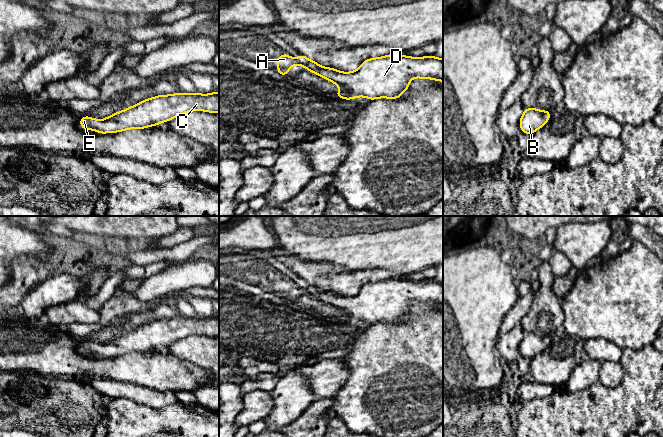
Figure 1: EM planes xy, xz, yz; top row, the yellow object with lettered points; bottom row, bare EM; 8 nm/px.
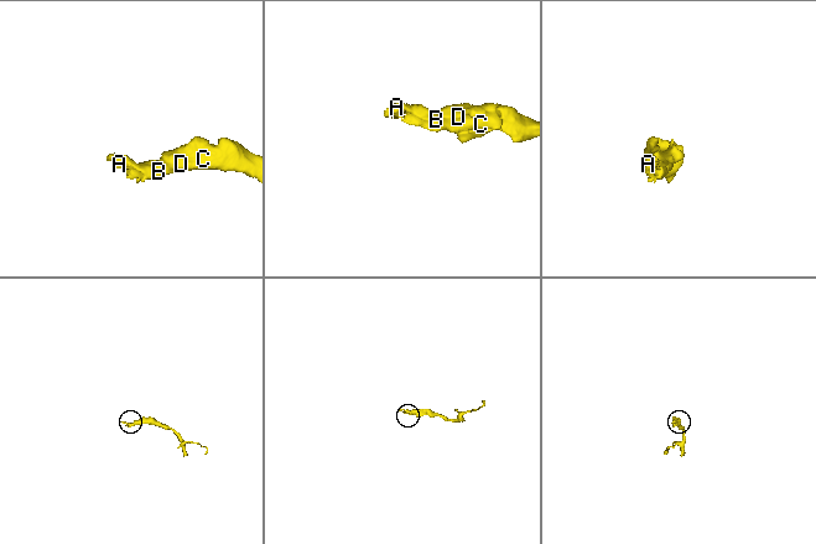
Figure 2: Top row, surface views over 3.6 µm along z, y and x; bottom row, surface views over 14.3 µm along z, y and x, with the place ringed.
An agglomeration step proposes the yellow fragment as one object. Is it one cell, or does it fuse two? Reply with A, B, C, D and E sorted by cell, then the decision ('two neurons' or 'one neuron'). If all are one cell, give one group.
groups A B C D E; one neuron

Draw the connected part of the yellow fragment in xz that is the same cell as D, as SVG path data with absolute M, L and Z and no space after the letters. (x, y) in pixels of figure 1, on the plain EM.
M284 277L277 282L277 296L281 300L288 299L289 292L295 289L302 289L306 294L333 306L341 312L335 320L346 324L356 321L398 323L408 314L413 302L443 306L443 283L435 280L415 282L389 278L369 282L353 296L322 291L303 278L290 283L289 278Z

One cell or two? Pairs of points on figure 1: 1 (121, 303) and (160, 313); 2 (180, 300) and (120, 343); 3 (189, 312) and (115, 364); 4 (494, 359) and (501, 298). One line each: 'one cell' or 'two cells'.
1: one cell
2: one cell
3: two cells
4: one cell

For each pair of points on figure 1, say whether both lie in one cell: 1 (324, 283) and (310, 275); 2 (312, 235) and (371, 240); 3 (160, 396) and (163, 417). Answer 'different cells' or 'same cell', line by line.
1: different cells
2: same cell
3: different cells

